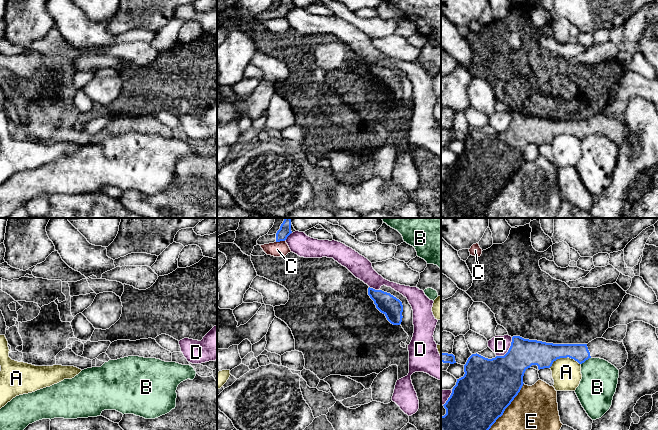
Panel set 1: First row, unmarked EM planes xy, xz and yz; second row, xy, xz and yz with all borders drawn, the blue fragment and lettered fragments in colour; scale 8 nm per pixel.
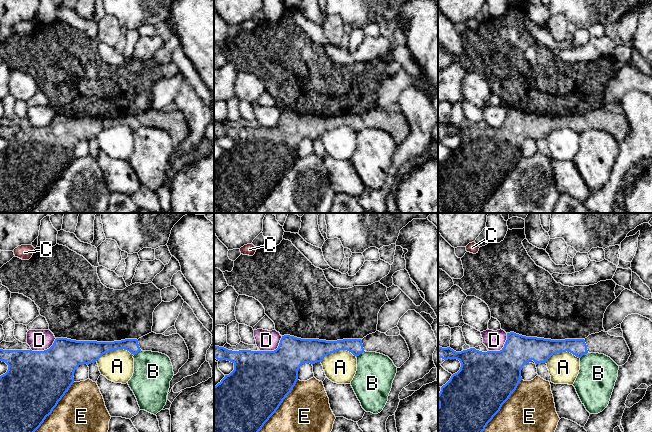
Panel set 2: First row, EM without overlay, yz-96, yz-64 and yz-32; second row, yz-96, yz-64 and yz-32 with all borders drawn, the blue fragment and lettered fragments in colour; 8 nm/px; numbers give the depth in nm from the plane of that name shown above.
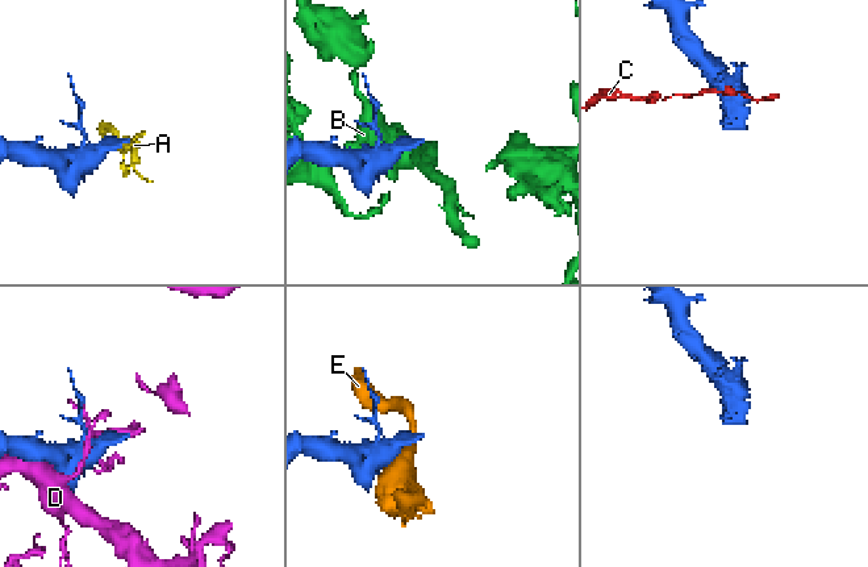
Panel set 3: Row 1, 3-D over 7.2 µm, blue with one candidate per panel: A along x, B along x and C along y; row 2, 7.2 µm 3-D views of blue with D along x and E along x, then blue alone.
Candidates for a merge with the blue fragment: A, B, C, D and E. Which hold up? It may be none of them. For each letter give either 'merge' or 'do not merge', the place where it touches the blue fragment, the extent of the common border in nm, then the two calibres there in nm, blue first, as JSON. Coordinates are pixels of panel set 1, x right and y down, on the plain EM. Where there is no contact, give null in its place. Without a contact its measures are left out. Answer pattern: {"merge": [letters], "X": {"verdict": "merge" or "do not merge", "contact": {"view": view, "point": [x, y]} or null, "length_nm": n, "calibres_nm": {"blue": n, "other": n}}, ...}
{"merge": [], "A": {"verdict": "do not merge", "contact": {"view": "yz", "point": [564, 133]}, "length_nm": 260, "calibres_nm": {"blue": 200, "other": 240}}, "B": {"verdict": "do not merge", "contact": {"view": "yz", "point": [585, 136]}, "length_nm": 100, "calibres_nm": {"blue": 140, "other": 300}}, "C": {"verdict": "do not merge", "contact": {"view": "xz", "point": [280, 16]}, "length_nm": 70, "calibres_nm": {"blue": 100, "other": 130}}, "D": {"verdict": "do not merge", "contact": {"view": "yz", "point": [508, 126]}, "length_nm": 200, "calibres_nm": {"blue": 360, "other": 150}}, "E": {"verdict": "do not merge", "contact": {"view": "yz", "point": [504, 186]}, "length_nm": 550, "calibres_nm": {"blue": 440, "other": 480}}}

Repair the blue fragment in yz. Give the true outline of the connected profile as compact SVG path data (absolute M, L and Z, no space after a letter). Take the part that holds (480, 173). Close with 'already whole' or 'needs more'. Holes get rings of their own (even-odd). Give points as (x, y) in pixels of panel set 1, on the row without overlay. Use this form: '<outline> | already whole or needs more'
M513 112L511 122L504 132L488 135L472 130L464 141L464 152L456 161L446 179L446 190L441 192L441 218L473 218L487 211L488 206L501 193L523 162L525 147L532 141L538 145L550 144L560 134L571 134L579 140L589 134L600 134L618 146L626 141L628 129L623 118L596 114L588 120L553 120Z | needs more

